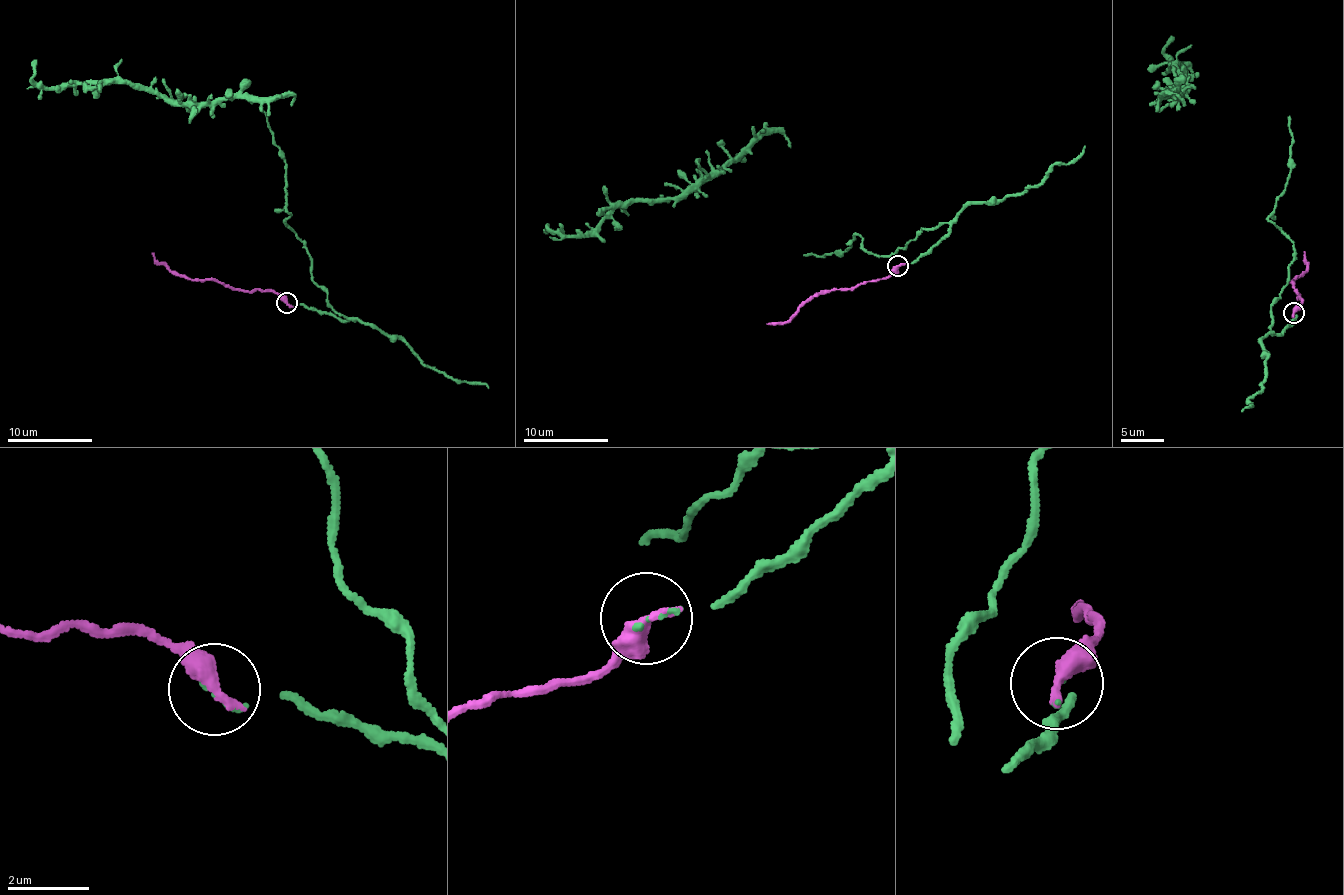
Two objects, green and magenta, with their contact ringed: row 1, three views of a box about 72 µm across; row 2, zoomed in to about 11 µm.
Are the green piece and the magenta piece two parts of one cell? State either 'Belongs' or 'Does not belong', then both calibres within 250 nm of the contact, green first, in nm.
Belongs. Thickness 80 nm (green) against 480 nm

